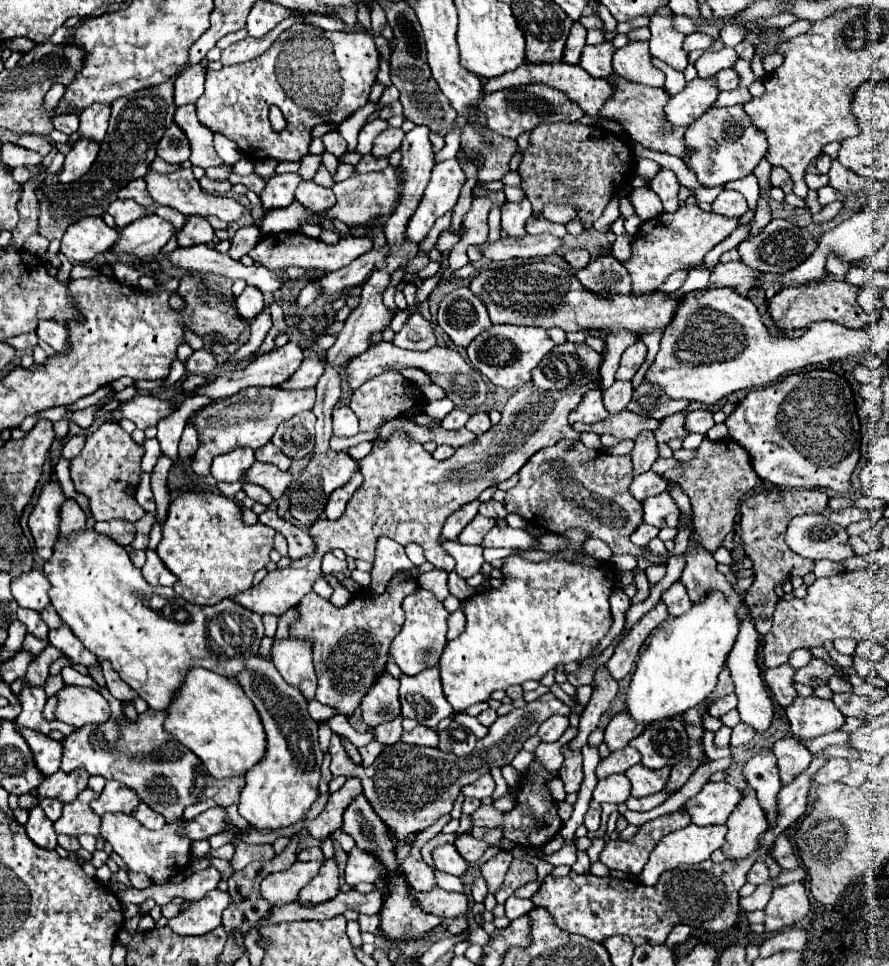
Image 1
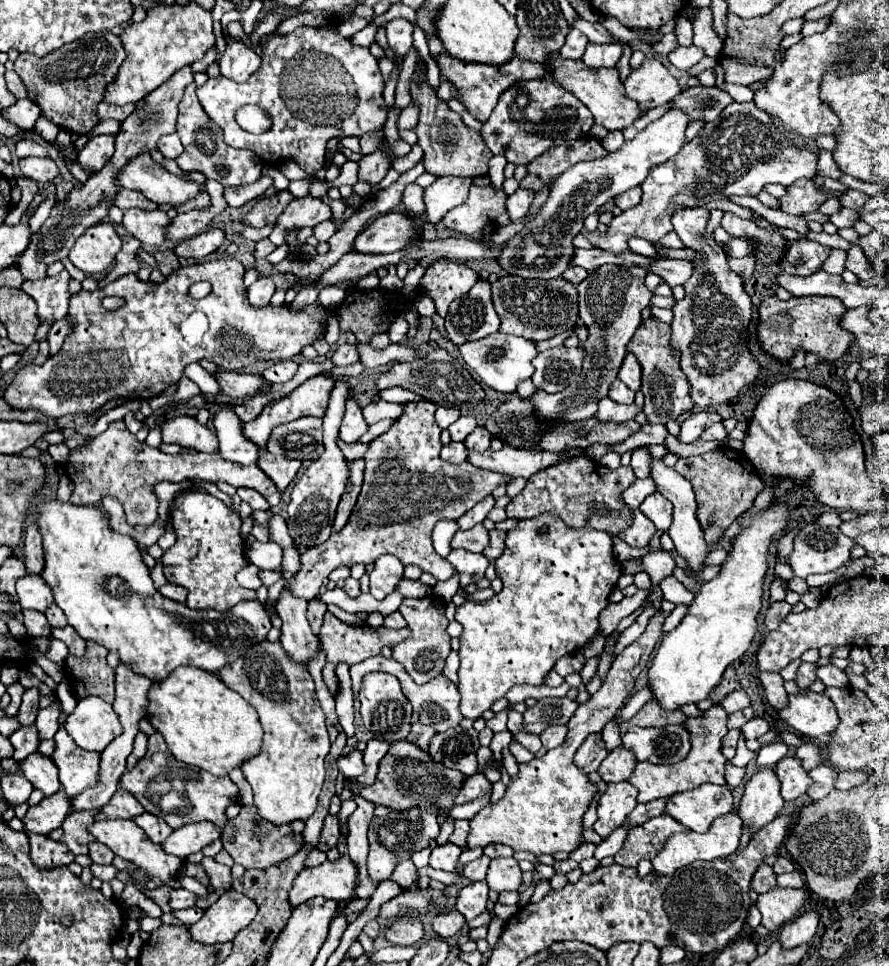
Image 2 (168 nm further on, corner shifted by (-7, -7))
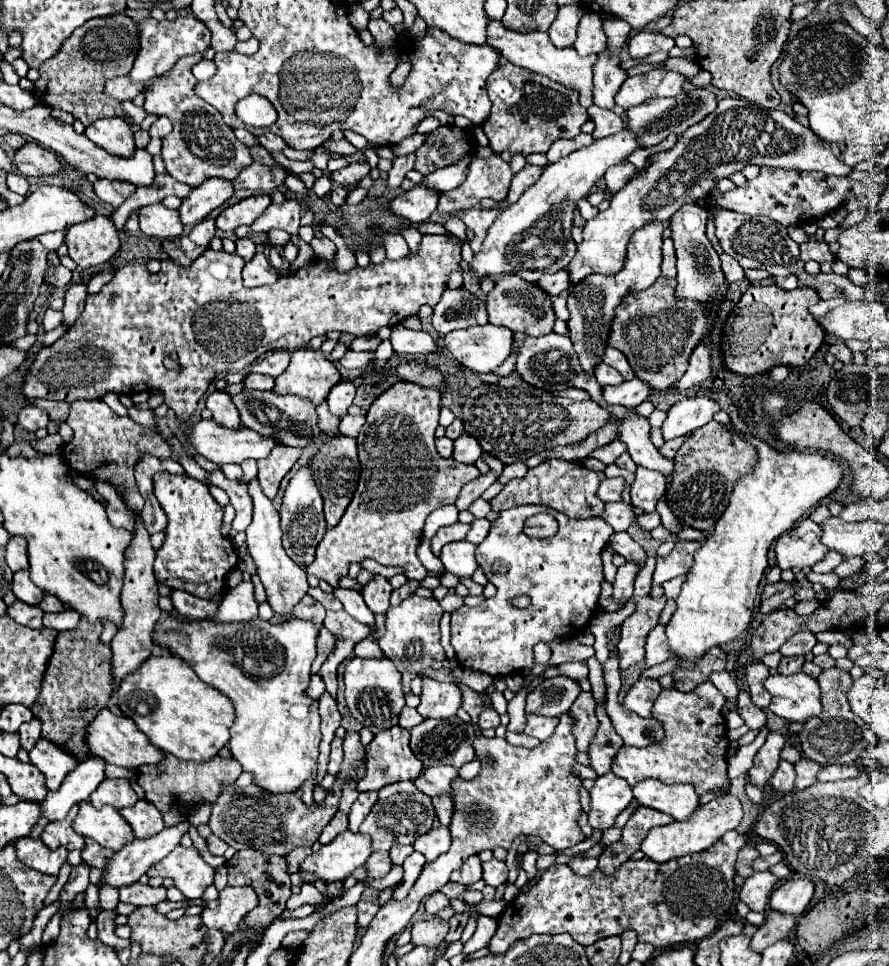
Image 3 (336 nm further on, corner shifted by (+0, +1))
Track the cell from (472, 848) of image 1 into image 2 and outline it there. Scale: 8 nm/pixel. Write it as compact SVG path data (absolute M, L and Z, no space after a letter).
M483 855L481 859L477 859L477 861L471 861L471 863L465 867L463 877L465 877L465 879L469 879L471 883L475 883L475 881L483 881L483 879L485 879L485 875L487 875L489 863L491 863L491 859L489 859L489 857L485 857L485 855Z

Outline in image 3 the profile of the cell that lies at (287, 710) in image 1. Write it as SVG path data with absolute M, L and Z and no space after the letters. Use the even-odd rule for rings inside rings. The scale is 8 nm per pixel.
M166 617L154 631L154 643L166 645L188 661L204 683L230 697L238 715L230 729L232 757L254 775L254 785L272 795L300 791L318 763L318 703L306 695L310 665L316 657L316 637L318 629L296 617L280 625L262 619L214 625L212 621ZM168 627L184 629L186 637L166 633Z

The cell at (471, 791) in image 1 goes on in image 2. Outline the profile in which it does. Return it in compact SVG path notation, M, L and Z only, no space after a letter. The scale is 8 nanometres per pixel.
M475 773L475 775L465 779L465 785L461 787L461 793L457 793L455 805L463 805L467 801L473 801L473 799L477 799L481 793L485 793L489 789L491 789L491 783L481 773Z

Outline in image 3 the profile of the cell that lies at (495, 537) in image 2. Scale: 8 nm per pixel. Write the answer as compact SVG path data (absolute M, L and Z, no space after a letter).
M474 519L472 529L470 529L470 533L466 535L466 541L474 543L474 545L480 545L480 541L486 539L488 531L490 531L490 521L488 521L488 519Z

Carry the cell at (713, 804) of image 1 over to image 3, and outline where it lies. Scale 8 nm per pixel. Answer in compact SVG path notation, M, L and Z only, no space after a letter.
M650 779L634 785L632 791L640 805L658 809L676 821L690 819L700 807L700 797L696 795L694 785L662 785L660 781Z

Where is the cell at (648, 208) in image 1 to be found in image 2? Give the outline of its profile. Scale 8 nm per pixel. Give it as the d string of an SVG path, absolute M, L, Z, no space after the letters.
M633 187L633 189L629 189L629 191L625 191L625 193L621 193L621 195L615 197L617 207L623 209L623 211L635 207L639 201L641 201L641 187Z

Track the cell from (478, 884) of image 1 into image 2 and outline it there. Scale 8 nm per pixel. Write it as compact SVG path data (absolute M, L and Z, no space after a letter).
M479 881L479 883L469 883L467 887L463 887L457 895L455 901L455 909L465 917L465 919L473 919L479 913L485 911L485 903L487 903L487 883Z

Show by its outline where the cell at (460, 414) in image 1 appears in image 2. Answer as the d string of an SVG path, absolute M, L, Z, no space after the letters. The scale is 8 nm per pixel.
M467 415L467 417L459 417L459 419L449 427L449 431L451 431L451 439L453 439L453 441L465 441L465 437L467 437L475 427L477 427L475 417L471 417L471 415Z

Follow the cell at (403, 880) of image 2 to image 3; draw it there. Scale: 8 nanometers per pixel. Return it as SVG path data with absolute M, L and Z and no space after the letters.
M372 853L364 865L370 873L370 877L384 877L390 873L392 869L392 861L390 861L390 855L388 853Z

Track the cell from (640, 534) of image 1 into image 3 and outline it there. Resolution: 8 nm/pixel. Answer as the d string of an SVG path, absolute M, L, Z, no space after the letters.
M620 501L620 503L606 503L606 513L602 513L602 519L614 529L614 531L628 531L636 513L634 507Z

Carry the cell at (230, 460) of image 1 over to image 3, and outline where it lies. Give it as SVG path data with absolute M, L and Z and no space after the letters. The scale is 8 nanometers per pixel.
M210 393L208 397L208 409L212 411L212 419L228 429L240 427L240 415L234 407L234 401L228 393Z

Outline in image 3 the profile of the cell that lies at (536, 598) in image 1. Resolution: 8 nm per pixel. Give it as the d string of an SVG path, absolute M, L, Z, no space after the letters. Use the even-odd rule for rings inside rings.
M524 505L514 507L508 511L502 511L500 517L492 523L492 529L488 537L476 547L476 561L490 577L490 583L496 585L498 593L486 601L482 601L478 607L466 607L462 605L452 613L450 629L452 629L452 647L456 651L458 663L464 669L480 671L492 677L506 677L510 673L520 673L522 669L532 669L536 665L532 647L540 641L550 643L558 637L570 637L580 633L592 619L598 597L600 597L600 585L604 581L602 573L602 551L608 545L608 539L612 535L612 529L602 519L570 519L562 515L556 509L544 507L544 505ZM536 513L548 513L558 521L558 533L548 539L532 539L522 531L524 521L530 515ZM520 595L526 595L532 599L530 607L518 609L512 605L512 601Z

